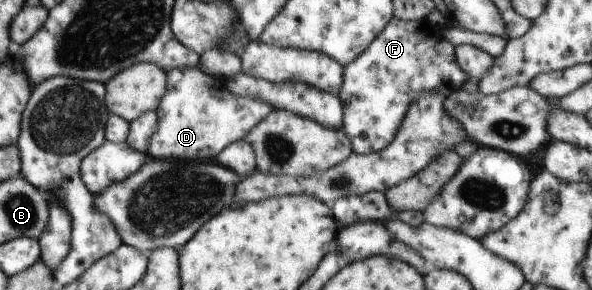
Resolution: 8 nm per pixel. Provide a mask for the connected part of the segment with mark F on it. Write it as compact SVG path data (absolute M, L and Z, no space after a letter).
M393 17L389 25L373 39L373 43L347 67L344 67L343 84L339 97L343 102L343 128L355 154L371 154L382 151L397 136L398 129L407 115L409 105L421 93L441 93L449 96L461 90L469 75L459 67L454 46L445 41L441 28L428 24L427 20L401 20Z

